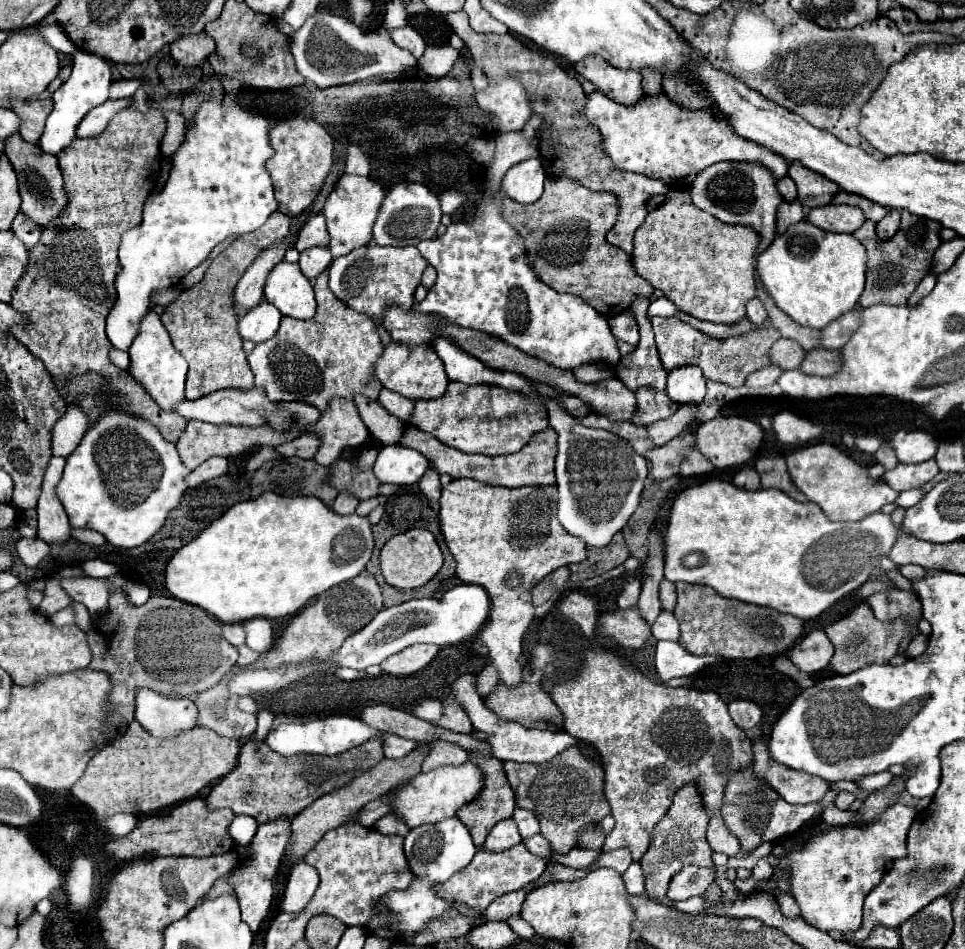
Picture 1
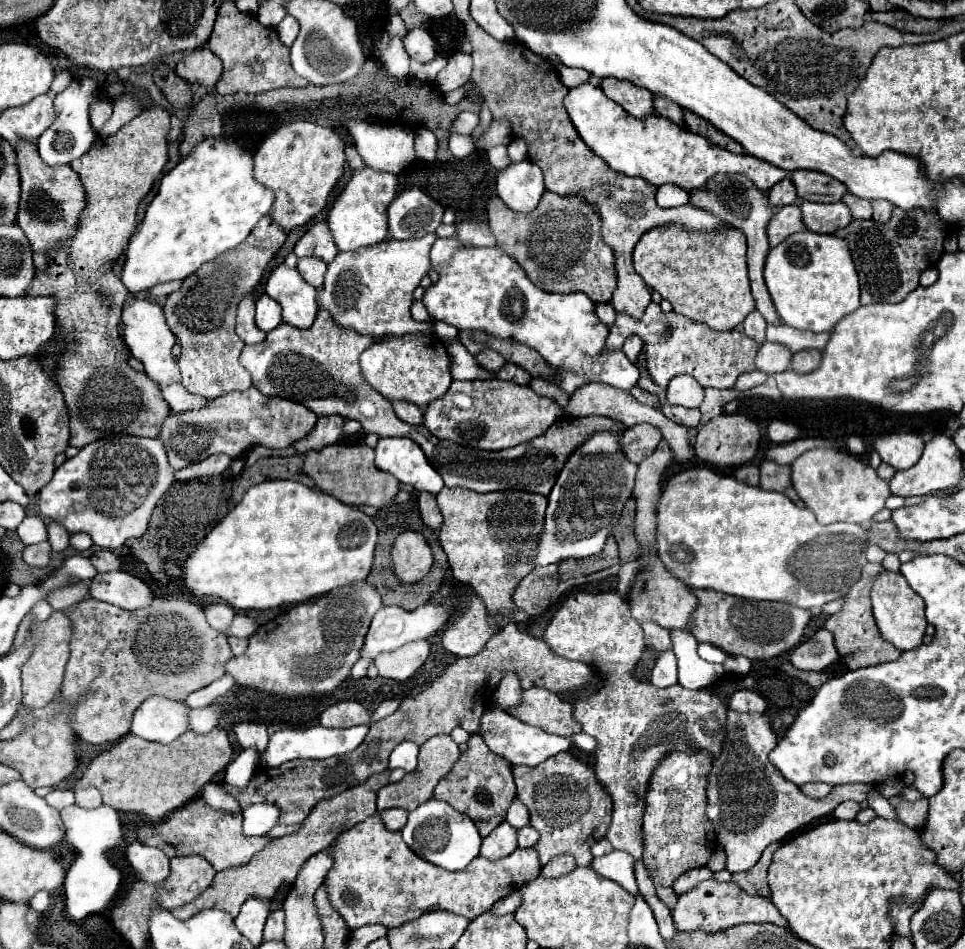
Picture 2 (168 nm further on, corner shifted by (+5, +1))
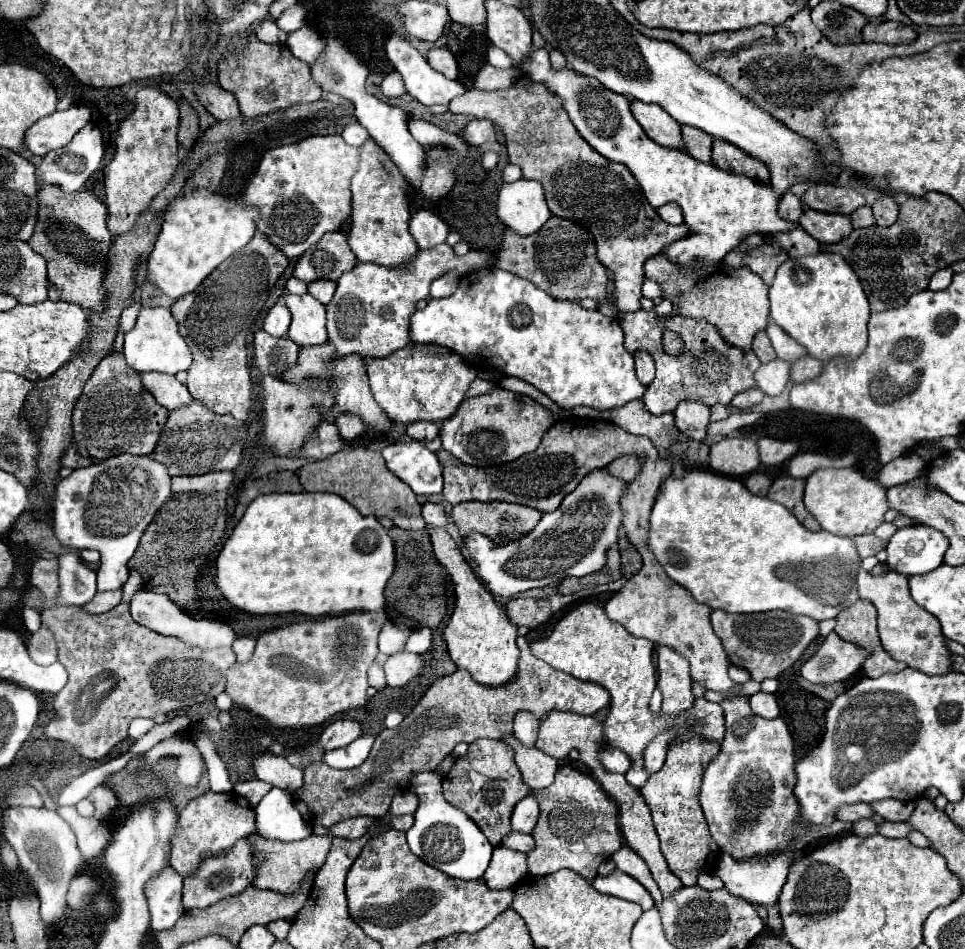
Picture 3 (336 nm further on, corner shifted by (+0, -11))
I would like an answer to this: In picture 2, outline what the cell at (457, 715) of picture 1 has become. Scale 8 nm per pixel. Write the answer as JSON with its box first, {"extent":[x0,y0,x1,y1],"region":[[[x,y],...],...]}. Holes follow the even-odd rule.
{"extent":[223,623,591,825],"region":[[[507,623],[485,643],[481,653],[457,659],[421,695],[417,695],[415,699],[405,699],[393,715],[371,723],[367,739],[355,751],[319,761],[287,761],[281,767],[259,765],[247,787],[239,789],[229,783],[223,783],[223,787],[239,801],[241,809],[247,809],[253,803],[275,803],[281,809],[279,825],[301,823],[321,799],[335,797],[341,791],[367,781],[369,775],[385,771],[389,753],[401,741],[415,741],[417,745],[423,745],[429,737],[451,733],[451,729],[455,727],[463,727],[465,731],[475,733],[479,719],[487,709],[487,695],[483,691],[493,691],[505,671],[515,671],[521,679],[523,689],[545,687],[553,693],[581,689],[591,675],[589,665],[559,657],[543,639],[521,633],[517,631],[515,623]]]}

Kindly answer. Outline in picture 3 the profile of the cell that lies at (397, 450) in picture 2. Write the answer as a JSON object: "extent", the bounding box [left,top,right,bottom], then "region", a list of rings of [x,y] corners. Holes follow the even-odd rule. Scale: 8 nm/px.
{"extent":[382,443,442,495],"region":[[[392,443],[382,449],[382,457],[386,459],[386,467],[404,483],[408,483],[416,495],[436,495],[442,491],[442,463],[438,461],[436,453],[426,449],[424,443]]]}

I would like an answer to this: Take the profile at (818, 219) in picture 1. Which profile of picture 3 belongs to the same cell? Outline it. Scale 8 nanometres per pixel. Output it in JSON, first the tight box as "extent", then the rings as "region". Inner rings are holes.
{"extent":[798,209,852,243],"region":[[[806,209],[798,219],[798,225],[820,243],[838,243],[840,239],[848,237],[852,231],[852,223],[848,215],[822,213],[814,209]]]}

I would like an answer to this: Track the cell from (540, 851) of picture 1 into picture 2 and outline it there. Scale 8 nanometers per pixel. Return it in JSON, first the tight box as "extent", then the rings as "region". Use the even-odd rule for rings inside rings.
{"extent":[517,827,539,847],"region":[[[523,827],[517,831],[519,835],[519,847],[533,847],[539,839],[539,833],[533,827]]]}

